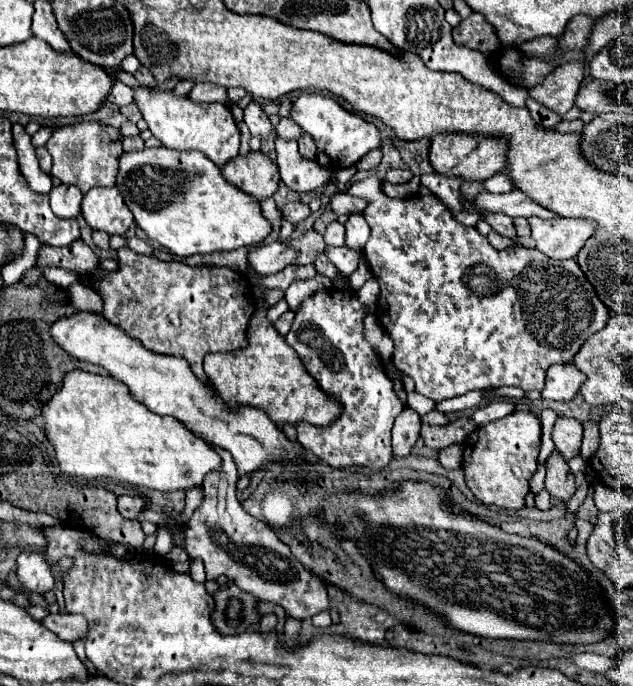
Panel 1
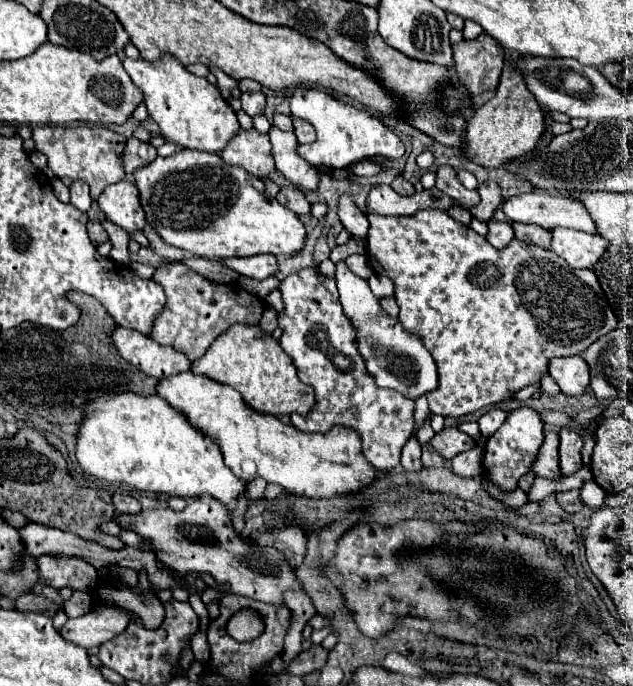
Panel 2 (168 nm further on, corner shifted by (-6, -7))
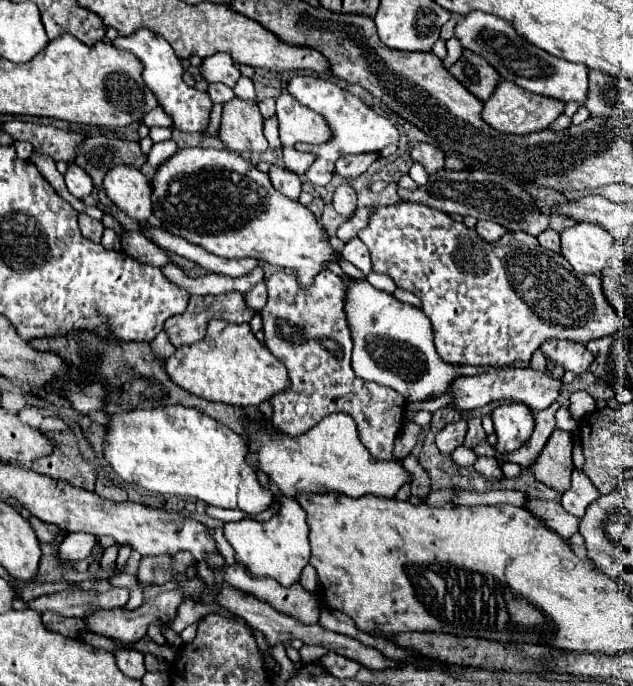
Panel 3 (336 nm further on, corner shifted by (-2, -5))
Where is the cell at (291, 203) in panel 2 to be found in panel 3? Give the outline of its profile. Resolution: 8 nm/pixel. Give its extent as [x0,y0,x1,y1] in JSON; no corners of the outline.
[268,165,302,199]

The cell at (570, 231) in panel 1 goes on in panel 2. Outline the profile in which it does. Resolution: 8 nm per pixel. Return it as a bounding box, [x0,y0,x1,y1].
[550,229,608,269]

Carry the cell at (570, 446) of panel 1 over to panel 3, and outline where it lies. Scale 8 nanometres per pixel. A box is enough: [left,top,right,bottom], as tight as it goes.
[530,429,572,493]

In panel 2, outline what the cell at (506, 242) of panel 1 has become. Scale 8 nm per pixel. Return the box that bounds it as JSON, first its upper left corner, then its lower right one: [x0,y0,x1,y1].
[486,221,514,249]

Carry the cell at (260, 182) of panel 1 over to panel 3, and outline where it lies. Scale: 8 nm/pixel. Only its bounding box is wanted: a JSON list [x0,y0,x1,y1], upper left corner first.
[218,97,268,153]

